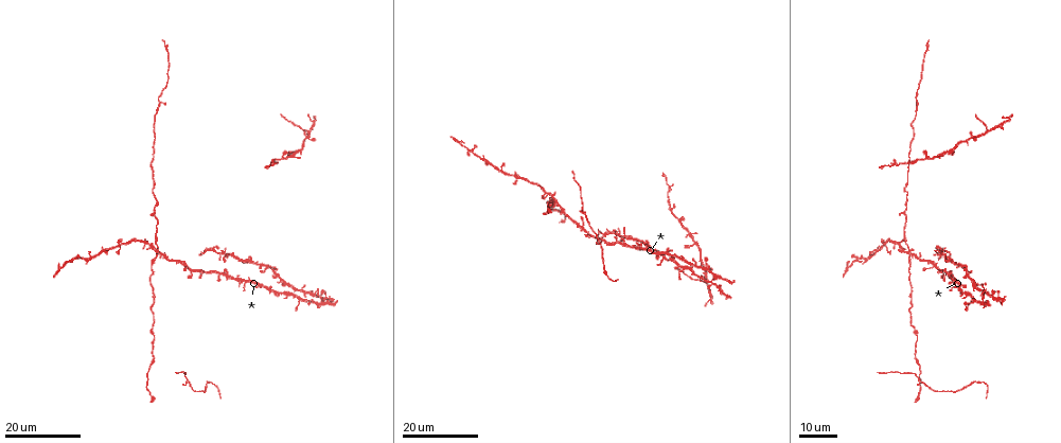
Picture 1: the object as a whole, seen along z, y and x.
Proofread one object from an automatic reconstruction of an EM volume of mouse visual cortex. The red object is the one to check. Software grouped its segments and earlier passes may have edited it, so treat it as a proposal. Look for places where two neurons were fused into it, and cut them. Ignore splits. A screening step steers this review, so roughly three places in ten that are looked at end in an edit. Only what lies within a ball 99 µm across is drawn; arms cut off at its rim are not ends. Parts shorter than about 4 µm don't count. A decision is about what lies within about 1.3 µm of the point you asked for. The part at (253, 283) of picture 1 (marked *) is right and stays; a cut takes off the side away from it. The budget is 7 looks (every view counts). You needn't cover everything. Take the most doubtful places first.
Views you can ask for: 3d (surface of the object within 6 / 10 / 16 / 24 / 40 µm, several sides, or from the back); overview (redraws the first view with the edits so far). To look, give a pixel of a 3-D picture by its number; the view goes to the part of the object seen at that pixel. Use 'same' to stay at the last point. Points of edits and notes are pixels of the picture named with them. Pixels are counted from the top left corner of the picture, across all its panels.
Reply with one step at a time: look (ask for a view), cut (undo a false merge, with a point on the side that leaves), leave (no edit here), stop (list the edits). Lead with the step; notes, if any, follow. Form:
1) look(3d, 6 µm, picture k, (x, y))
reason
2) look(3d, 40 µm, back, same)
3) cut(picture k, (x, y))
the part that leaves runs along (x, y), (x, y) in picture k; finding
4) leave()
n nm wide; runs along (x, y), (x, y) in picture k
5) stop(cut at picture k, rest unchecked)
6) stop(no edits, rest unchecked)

look(3d, 24 µm, picture 1, (907, 254))
looks like a crossing

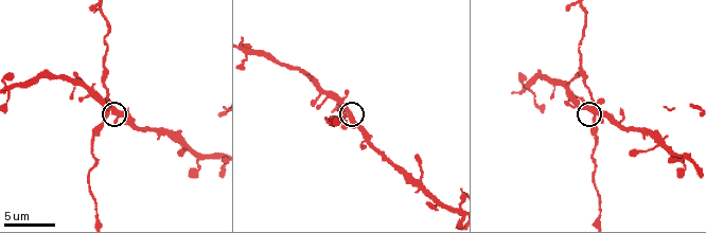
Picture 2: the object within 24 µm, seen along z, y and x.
look(3d, 6 µm, picture 2, (349, 116))
closer look

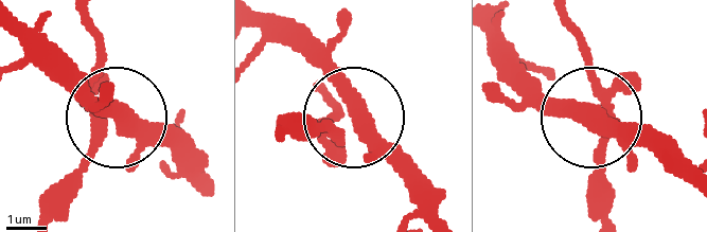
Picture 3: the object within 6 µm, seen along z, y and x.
leave()
370 nm wide; all the same neuron

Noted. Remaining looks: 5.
look(3d, 24 µm, picture 1, (186, 380))
three arms meet

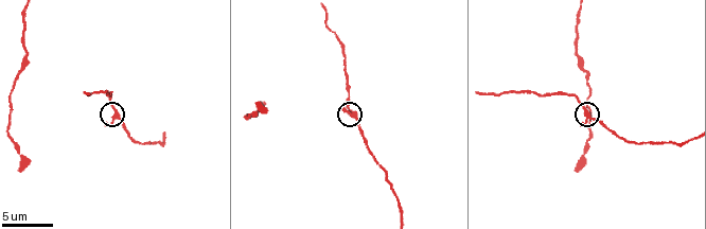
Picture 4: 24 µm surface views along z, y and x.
look(3d, 6 µm, picture 4, (591, 115))

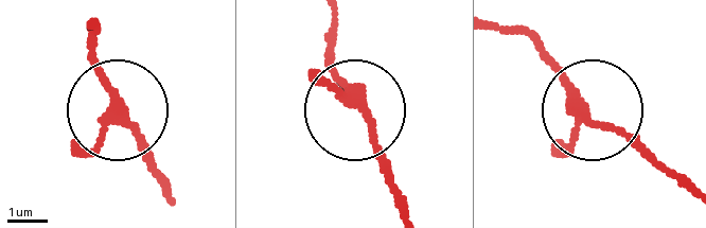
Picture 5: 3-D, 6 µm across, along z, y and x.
leave()
3 arms; all the same neuron

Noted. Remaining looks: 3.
look(3d, 16 µm, picture 1, (987, 130))
side arm on a straight run

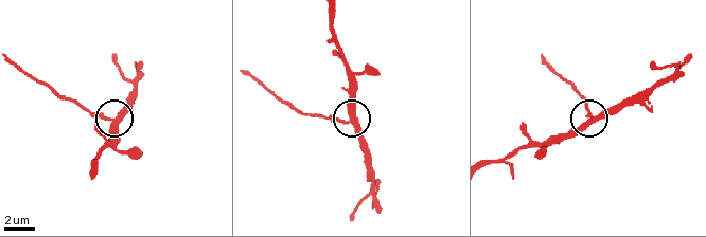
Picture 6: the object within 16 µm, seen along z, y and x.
look(3d, 10 µm, picture 6, (349, 121))

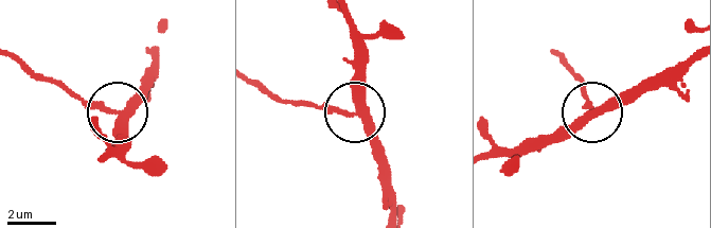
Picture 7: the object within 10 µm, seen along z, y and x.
cut(picture 7, (78, 99))
the part that leaves runs along (114, 109), (87, 107), (19, 66) in picture 7; two neurons meet here

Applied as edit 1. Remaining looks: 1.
stop(cut at picture 7, rest unchecked)

